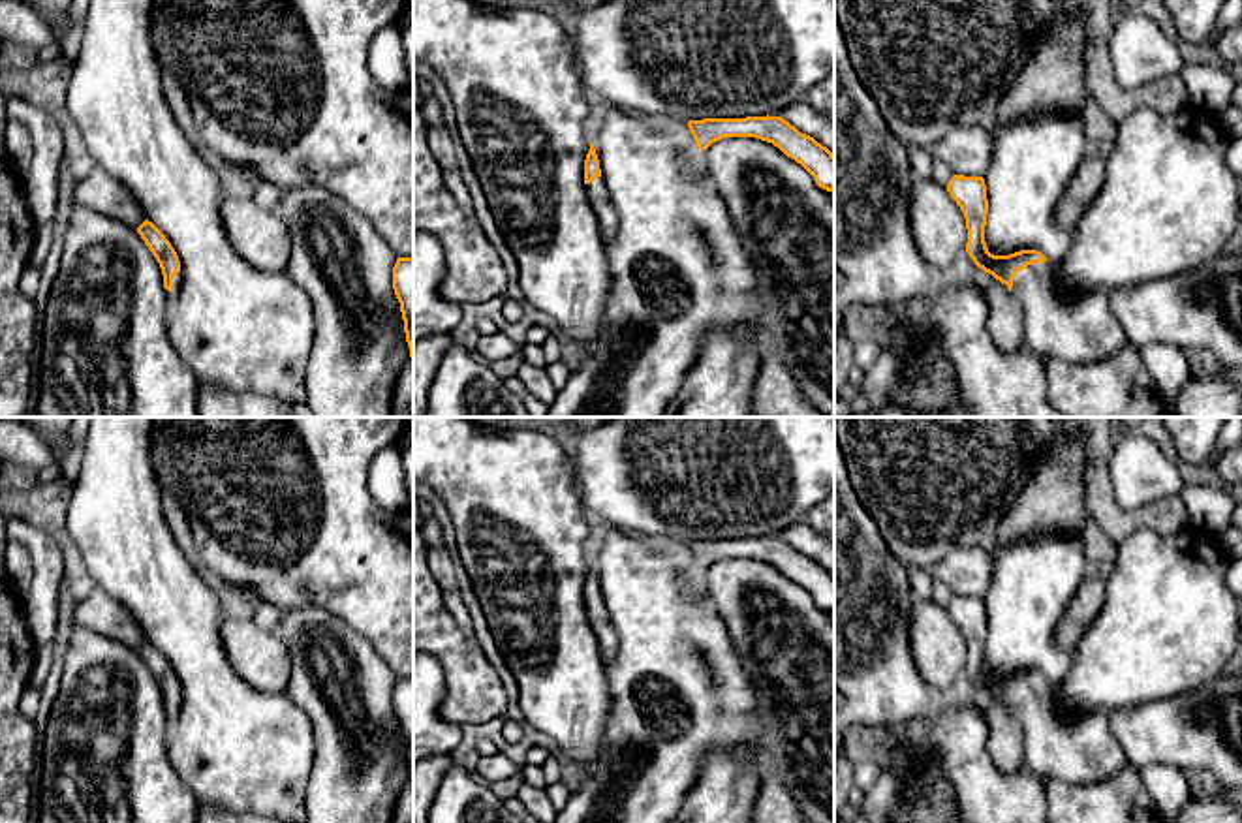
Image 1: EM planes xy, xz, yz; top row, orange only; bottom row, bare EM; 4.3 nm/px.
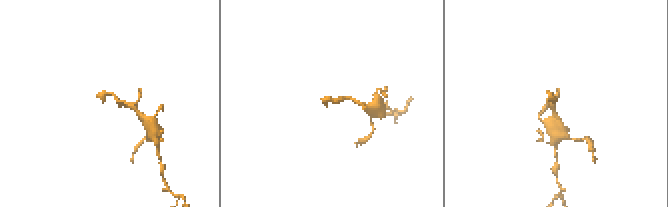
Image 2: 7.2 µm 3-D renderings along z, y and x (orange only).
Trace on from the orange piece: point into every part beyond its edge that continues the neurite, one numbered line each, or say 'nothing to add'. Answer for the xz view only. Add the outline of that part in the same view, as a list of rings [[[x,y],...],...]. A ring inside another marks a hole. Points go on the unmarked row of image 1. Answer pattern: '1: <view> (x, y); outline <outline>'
1: xz (598, 617); outline [[[596,598],[590,605],[584,605],[584,609],[588,624],[598,637],[603,665],[607,669],[618,650],[618,637],[614,633],[609,611],[603,603],[603,598]]]

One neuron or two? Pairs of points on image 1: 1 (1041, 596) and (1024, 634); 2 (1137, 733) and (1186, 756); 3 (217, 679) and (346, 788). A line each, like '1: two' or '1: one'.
1: one
2: one
3: two

